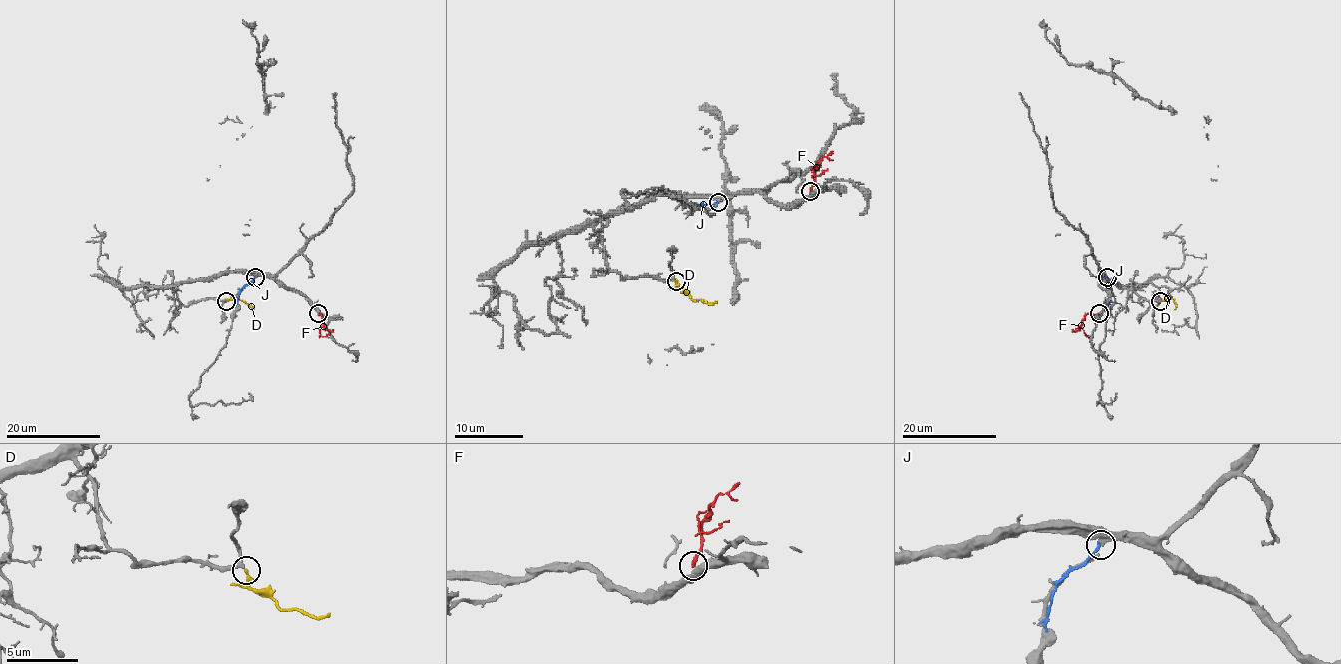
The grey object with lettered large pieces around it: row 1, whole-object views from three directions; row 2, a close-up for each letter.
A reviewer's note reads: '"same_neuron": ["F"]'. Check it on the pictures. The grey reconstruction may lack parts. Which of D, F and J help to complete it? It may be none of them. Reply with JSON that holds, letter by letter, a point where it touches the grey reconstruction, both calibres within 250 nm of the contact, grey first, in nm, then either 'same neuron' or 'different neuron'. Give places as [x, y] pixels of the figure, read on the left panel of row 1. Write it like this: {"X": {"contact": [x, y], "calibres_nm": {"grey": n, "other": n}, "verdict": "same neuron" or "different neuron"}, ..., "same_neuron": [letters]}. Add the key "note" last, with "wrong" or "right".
{"D": {"contact": [226, 301], "calibres_nm": {"grey": 240, "other": 220}, "verdict": "same neuron"}, "F": {"contact": [318, 313], "calibres_nm": {"grey": 480, "other": 280}, "verdict": "different neuron"}, "J": {"contact": [255, 277], "calibres_nm": {"grey": 340, "other": 200}, "verdict": "different neuron"}, "same_neuron": ["D"], "note": "wrong"}

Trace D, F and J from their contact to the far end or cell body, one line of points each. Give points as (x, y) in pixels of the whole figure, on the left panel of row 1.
D: (226, 301), (235, 297), (254, 309)
F: (318, 313), (324, 321), (321, 336), (329, 333)
J: (255, 277), (240, 291), (238, 306)

